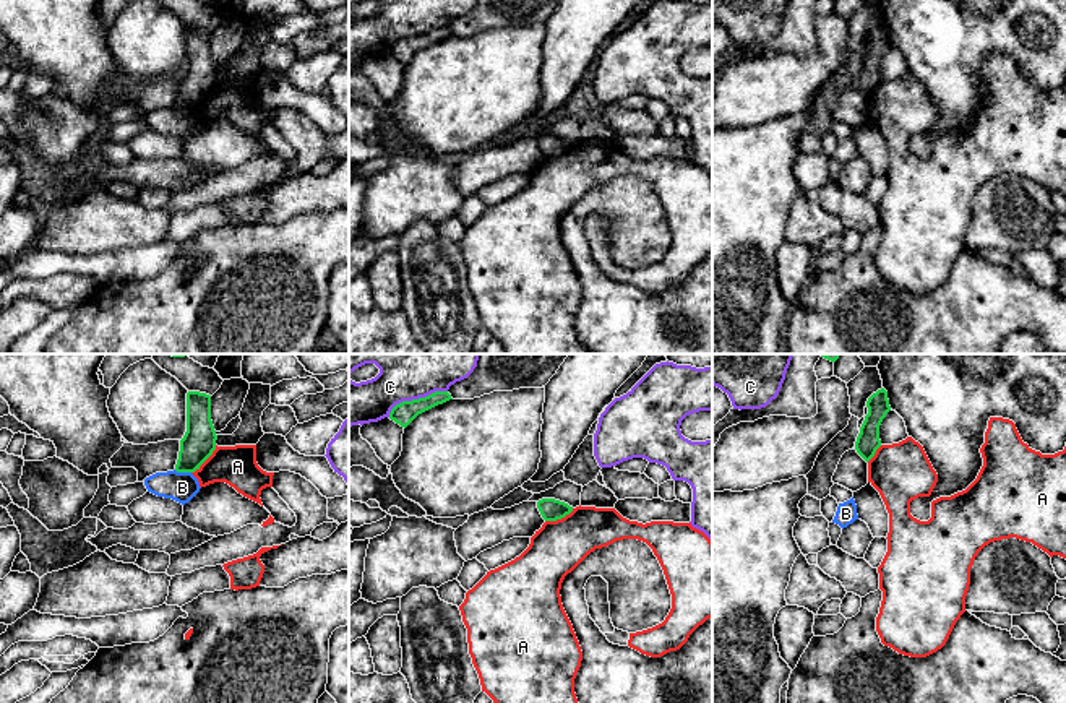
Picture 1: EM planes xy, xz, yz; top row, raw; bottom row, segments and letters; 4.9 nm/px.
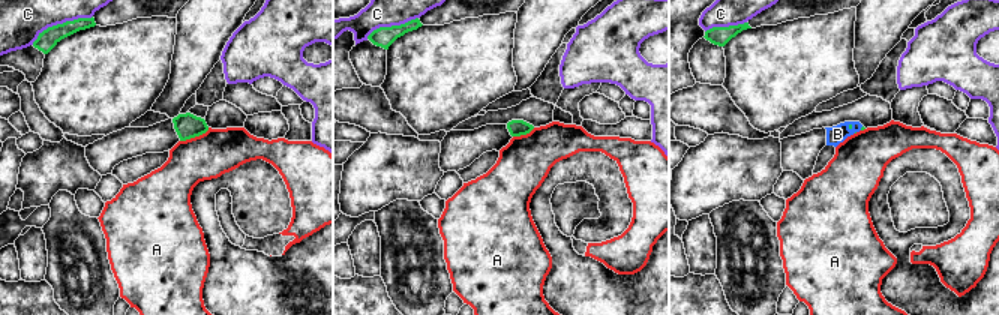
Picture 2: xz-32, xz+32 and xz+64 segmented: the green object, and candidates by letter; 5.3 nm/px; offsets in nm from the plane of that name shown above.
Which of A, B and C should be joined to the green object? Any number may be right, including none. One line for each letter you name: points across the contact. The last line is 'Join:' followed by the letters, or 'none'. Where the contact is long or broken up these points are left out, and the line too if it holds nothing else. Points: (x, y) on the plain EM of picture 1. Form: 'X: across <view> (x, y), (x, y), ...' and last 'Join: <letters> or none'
Join: none

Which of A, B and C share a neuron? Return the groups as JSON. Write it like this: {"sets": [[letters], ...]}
{"sets": [["A"], ["B"], ["C"]]}

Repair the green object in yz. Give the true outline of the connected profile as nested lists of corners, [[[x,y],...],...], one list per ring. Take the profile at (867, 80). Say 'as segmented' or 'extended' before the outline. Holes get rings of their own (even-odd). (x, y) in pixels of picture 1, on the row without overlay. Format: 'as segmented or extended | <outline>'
as segmented | [[[884,24],[873,29],[866,37],[868,50],[860,63],[855,78],[857,89],[868,99],[881,83],[879,62],[891,47],[888,28]]]

